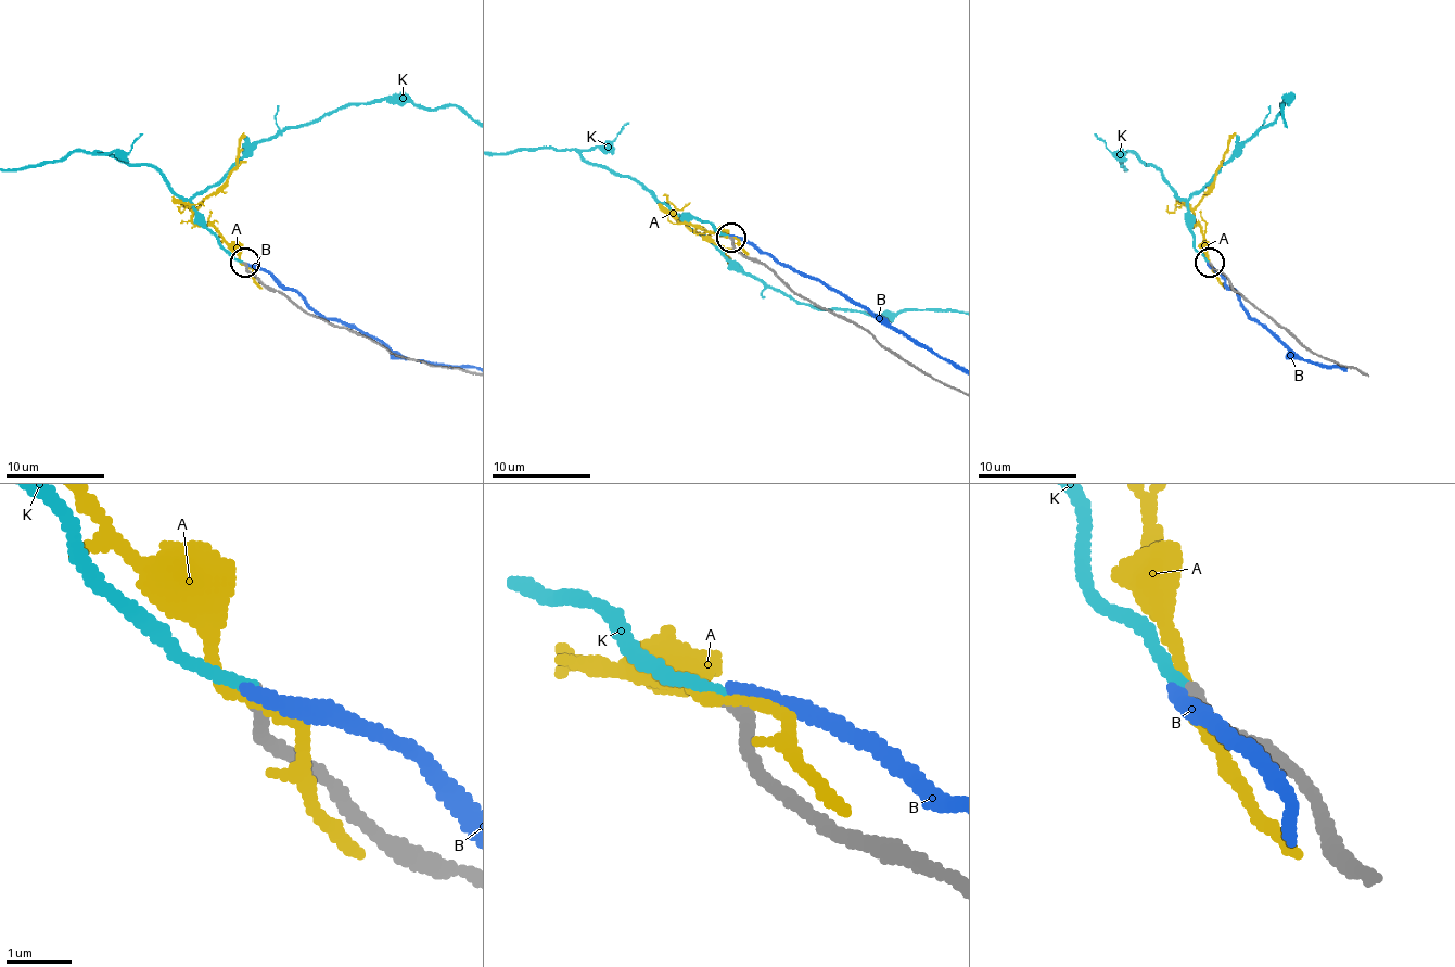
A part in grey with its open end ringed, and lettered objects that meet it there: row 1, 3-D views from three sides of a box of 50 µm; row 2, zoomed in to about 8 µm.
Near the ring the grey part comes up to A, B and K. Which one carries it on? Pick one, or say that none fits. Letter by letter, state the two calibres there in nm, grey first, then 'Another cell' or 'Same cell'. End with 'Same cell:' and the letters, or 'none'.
A: Thickness 240 nm (grey) against 160 nm. Another cell
B: Thickness 220 nm (grey) against 280 nm. Another cell
K: Thickness 220 nm (grey) against 170 nm. Same cell
Same cell: K

